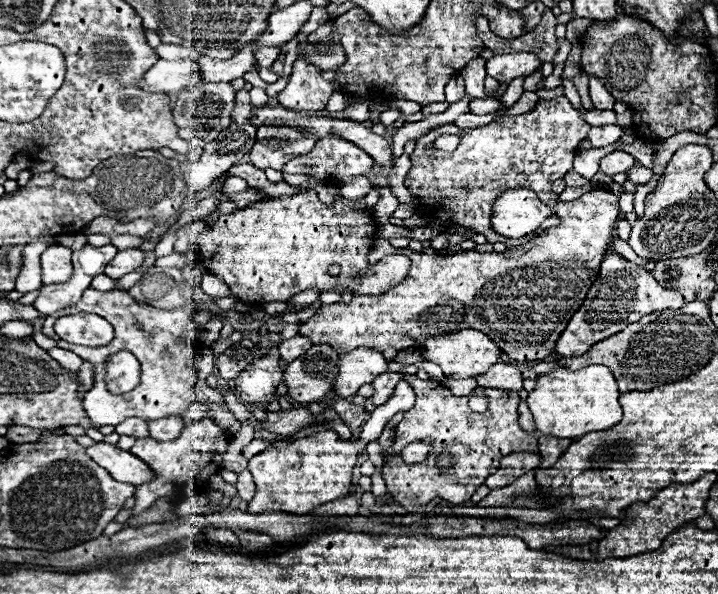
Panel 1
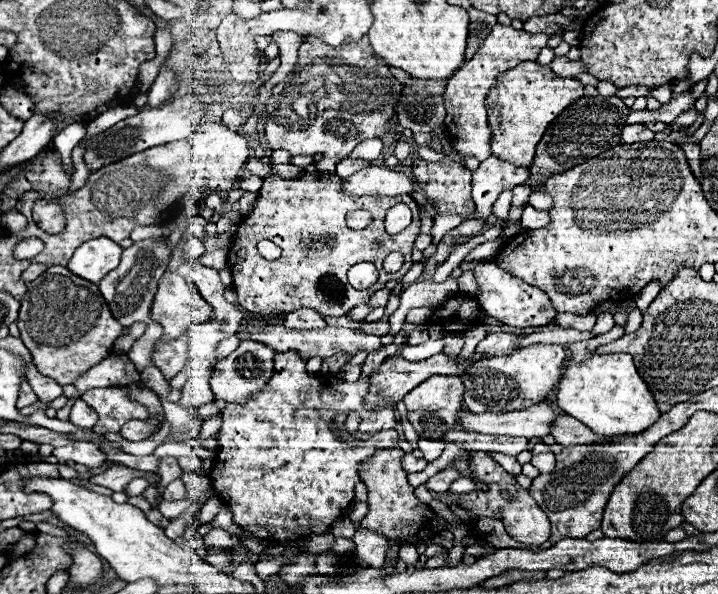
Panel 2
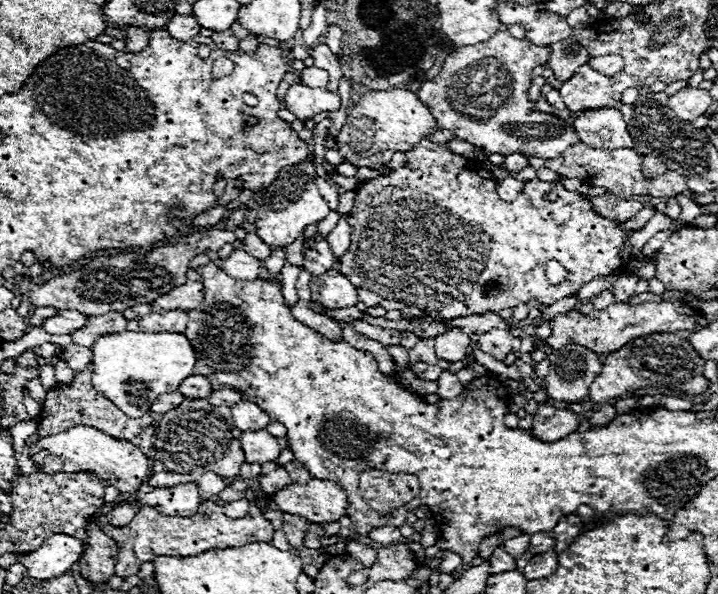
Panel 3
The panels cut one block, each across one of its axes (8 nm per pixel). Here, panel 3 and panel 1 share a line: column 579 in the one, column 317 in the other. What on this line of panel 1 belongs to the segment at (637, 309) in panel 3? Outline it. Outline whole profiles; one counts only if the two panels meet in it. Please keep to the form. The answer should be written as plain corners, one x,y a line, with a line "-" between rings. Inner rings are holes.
602,188
590,190
582,194
578,200
566,204
558,202
556,212
560,218
558,226
548,228
546,232
532,238
530,242
516,248
508,248
506,252
500,254
462,250
452,256
430,258
428,254
416,254
410,248
394,248
390,246
388,240
378,238
368,254
368,262
376,264
376,260
388,254
404,254
410,258
408,276
386,294
354,296
350,304
322,306
312,318
300,324
300,334
310,338
312,344
332,346
338,354
348,354
352,352
352,348
370,348
384,354
386,360
394,360
400,350
410,346
422,346
424,340
432,336
474,328
488,334
512,360
518,362
542,360
554,352
554,344
558,336
564,332
568,320
580,308
590,286
598,278
602,258
612,246
616,220
620,216
618,196

